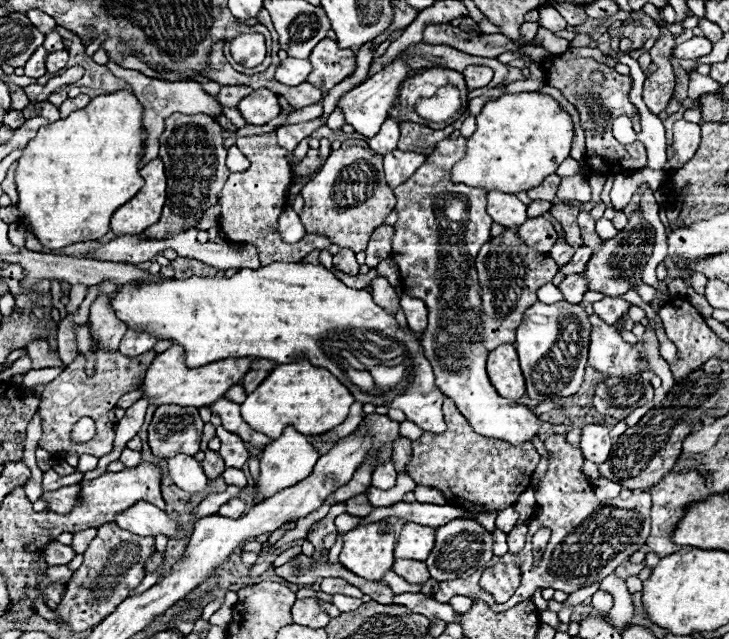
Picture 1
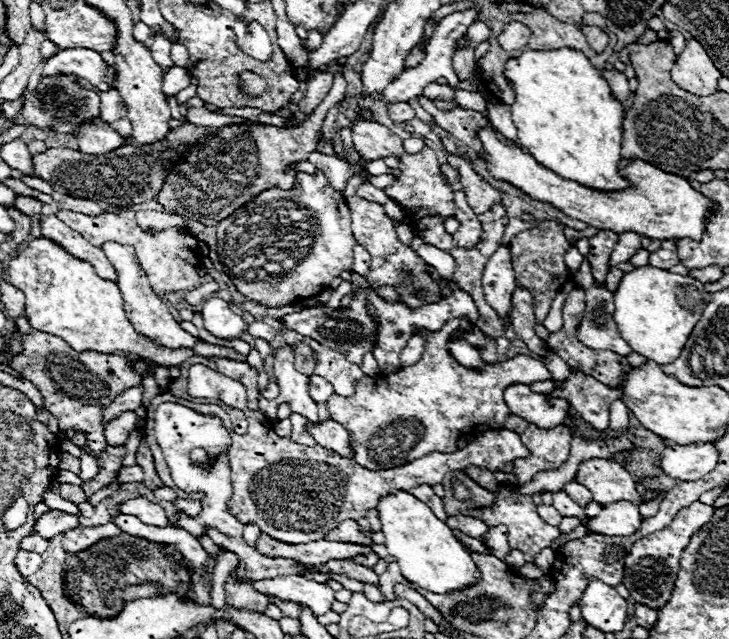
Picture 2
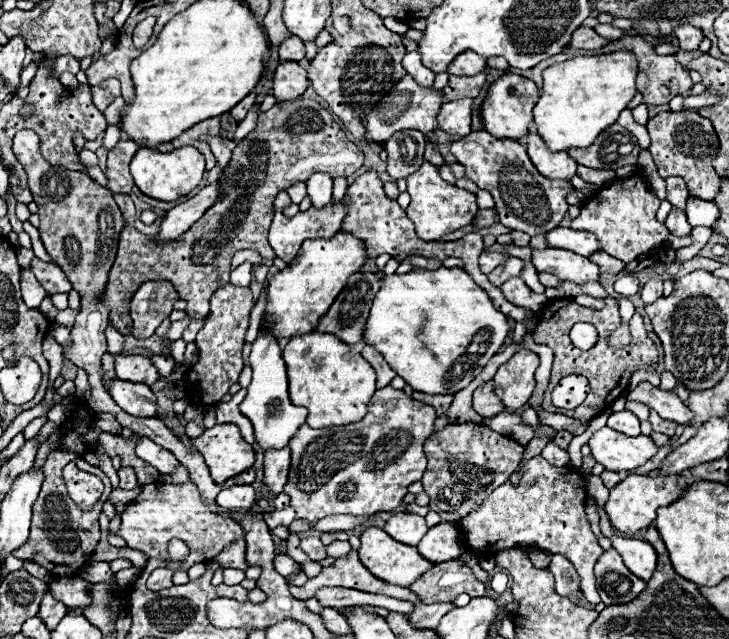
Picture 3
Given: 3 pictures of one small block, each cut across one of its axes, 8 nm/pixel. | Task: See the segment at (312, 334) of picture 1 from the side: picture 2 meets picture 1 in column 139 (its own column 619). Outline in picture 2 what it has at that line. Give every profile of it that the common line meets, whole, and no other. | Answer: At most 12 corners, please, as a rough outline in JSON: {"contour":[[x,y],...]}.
{"contour":[[626,272],[614,320],[634,352],[680,356],[708,302],[702,282]]}

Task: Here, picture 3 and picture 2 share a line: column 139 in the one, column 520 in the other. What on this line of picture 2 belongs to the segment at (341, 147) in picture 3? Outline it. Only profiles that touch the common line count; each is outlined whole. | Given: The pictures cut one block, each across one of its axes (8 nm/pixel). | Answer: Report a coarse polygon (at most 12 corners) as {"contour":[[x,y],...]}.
{"contour":[[542,220],[510,240],[516,284],[544,322],[568,282],[564,228]]}

